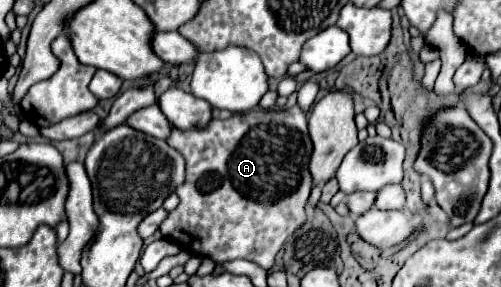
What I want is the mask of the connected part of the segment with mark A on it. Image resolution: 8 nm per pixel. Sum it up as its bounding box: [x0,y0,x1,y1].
[160,105,312,271]

